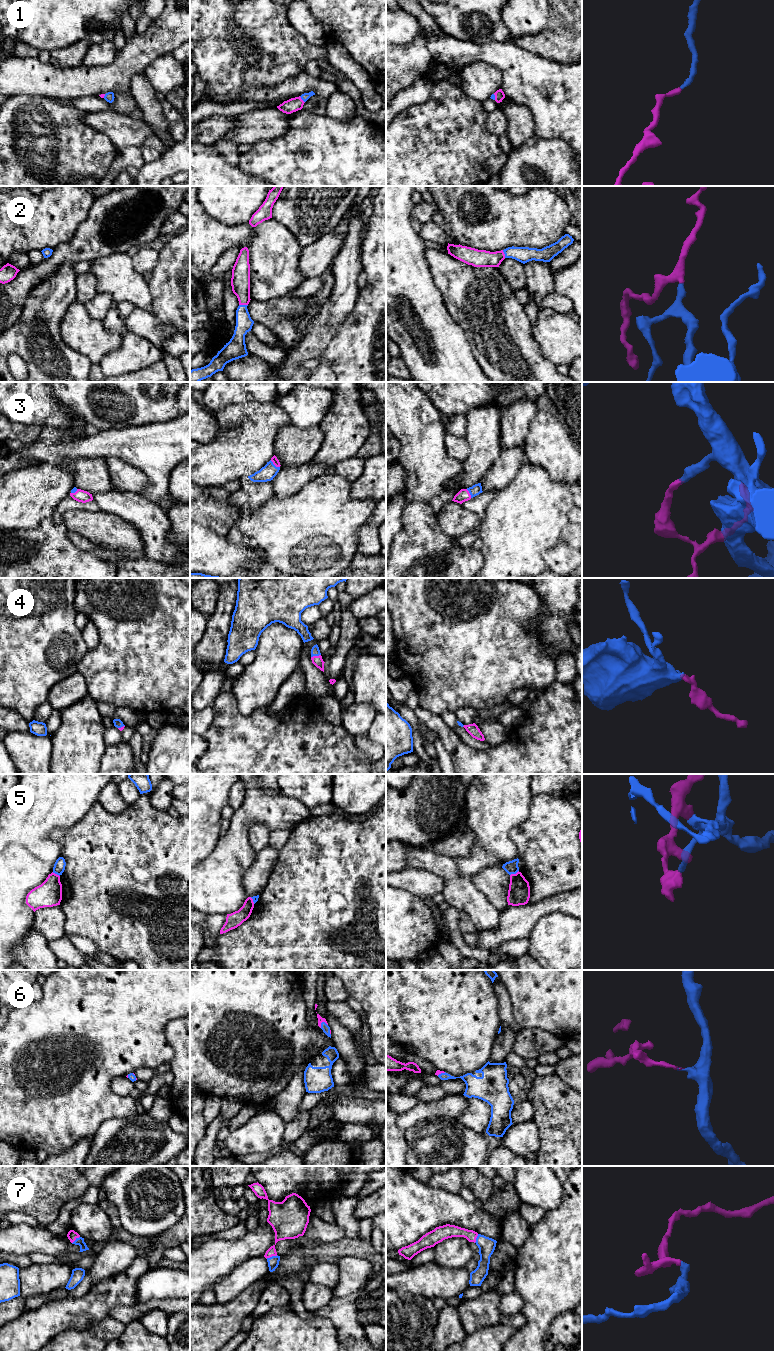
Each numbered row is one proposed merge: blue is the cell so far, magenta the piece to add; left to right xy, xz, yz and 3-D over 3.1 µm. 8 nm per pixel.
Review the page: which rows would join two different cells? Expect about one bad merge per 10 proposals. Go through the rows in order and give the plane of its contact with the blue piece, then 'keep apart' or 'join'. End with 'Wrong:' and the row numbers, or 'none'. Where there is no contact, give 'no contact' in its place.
1: meets blue in xz; join
2: meets blue in xz; join
3: meets blue in xz; join
4: meets blue in xz; join
5: meets blue in yz; keep apart
6: meets blue in xz; join
7: meets blue in xz; join
Wrong: 5

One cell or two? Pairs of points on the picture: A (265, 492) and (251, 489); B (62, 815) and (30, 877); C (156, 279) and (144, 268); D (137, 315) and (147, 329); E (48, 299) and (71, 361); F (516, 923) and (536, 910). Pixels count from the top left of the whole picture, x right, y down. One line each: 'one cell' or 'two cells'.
A: one cell
B: one cell
C: two cells
D: one cell
E: one cell
F: one cell

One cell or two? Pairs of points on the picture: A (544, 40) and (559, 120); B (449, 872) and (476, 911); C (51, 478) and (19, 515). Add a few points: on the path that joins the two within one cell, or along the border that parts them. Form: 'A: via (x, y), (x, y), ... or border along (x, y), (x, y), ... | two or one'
A: border along (526, 50), (560, 63), (571, 64) | two
B: via (453, 882), (470, 901) | one
C: via (42, 487), (23, 506) | one

